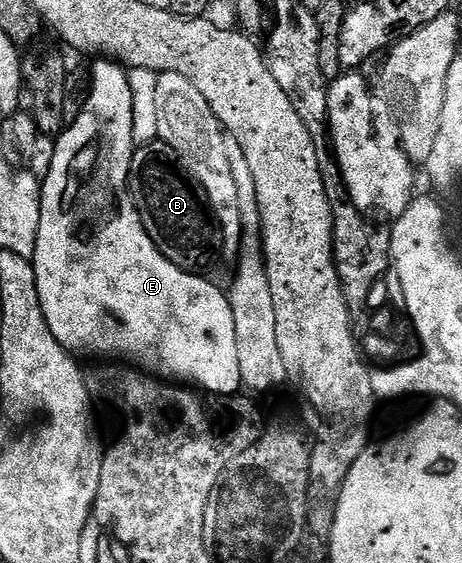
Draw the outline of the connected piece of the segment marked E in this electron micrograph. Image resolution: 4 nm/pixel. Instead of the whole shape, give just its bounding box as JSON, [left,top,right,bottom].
[32,58,242,395]

